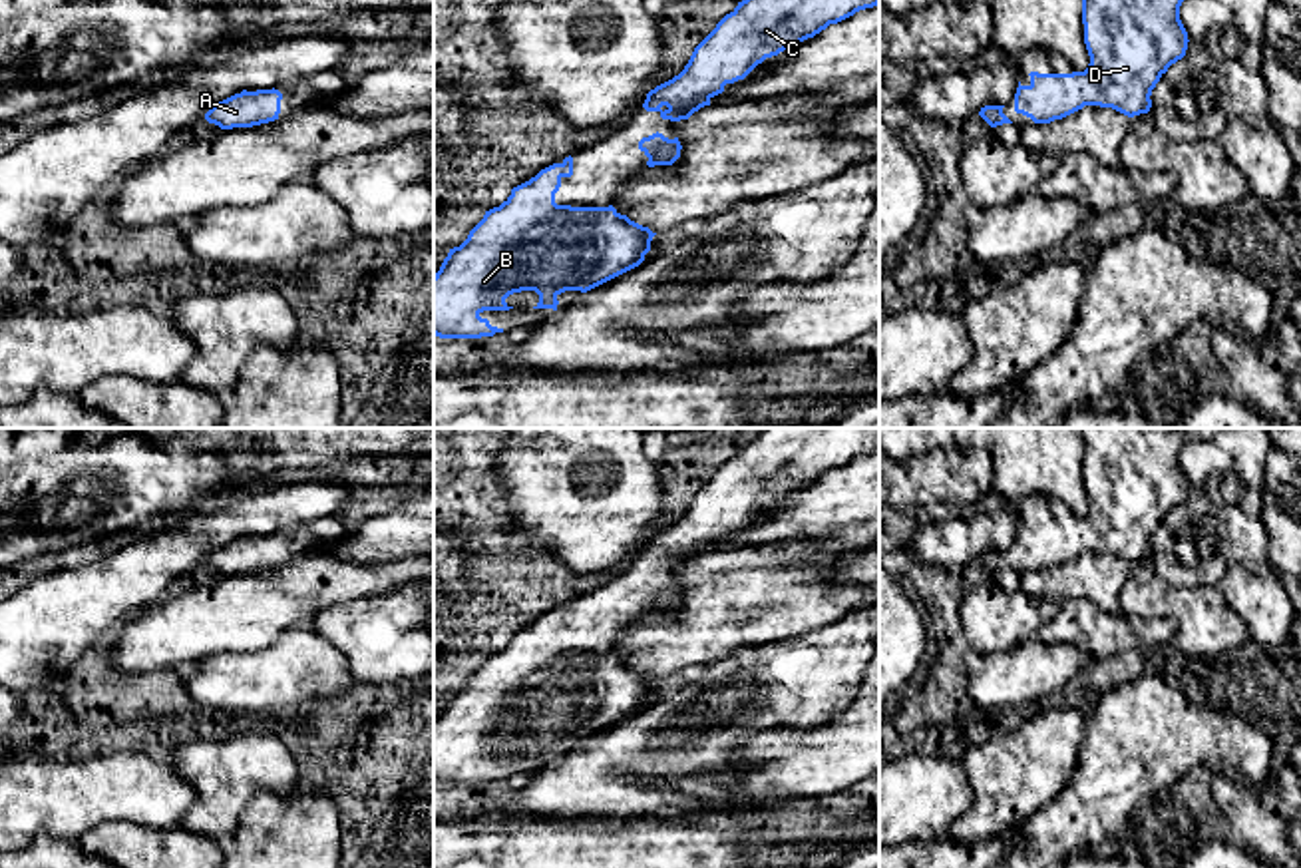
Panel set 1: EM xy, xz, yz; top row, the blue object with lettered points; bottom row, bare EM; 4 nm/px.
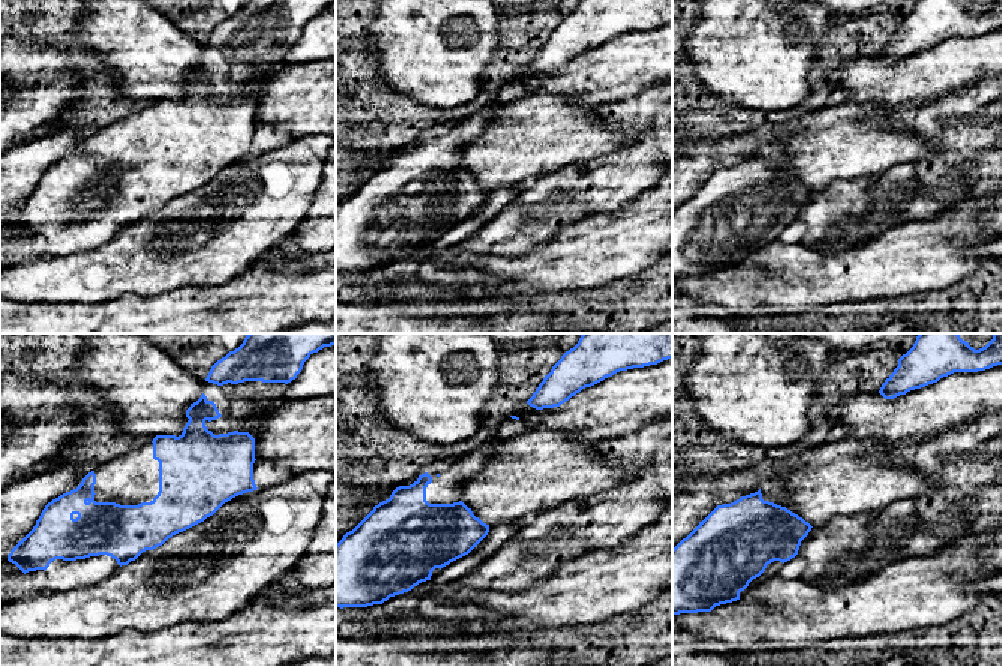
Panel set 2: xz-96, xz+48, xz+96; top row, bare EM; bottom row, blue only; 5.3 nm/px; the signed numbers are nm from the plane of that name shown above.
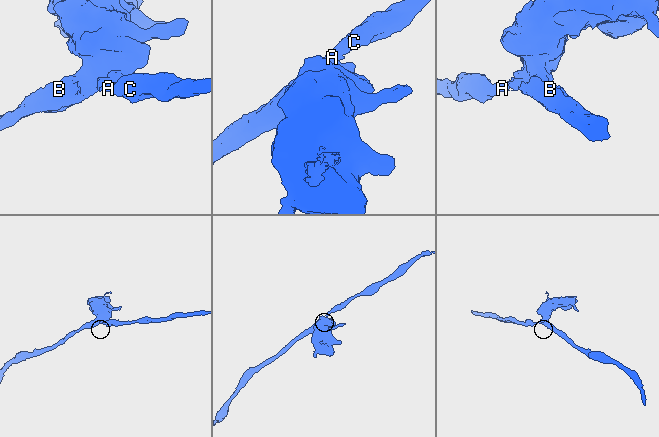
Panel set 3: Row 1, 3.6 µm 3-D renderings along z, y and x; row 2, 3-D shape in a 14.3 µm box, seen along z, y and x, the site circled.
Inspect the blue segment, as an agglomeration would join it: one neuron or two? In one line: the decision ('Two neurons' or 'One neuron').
One neuron

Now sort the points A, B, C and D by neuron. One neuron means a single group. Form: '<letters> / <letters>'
A B C D

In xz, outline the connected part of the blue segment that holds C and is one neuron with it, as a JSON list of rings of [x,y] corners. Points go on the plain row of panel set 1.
[[[762,428],[694,494],[678,522],[647,540],[643,553],[688,565],[766,504],[877,450],[879,428]]]

